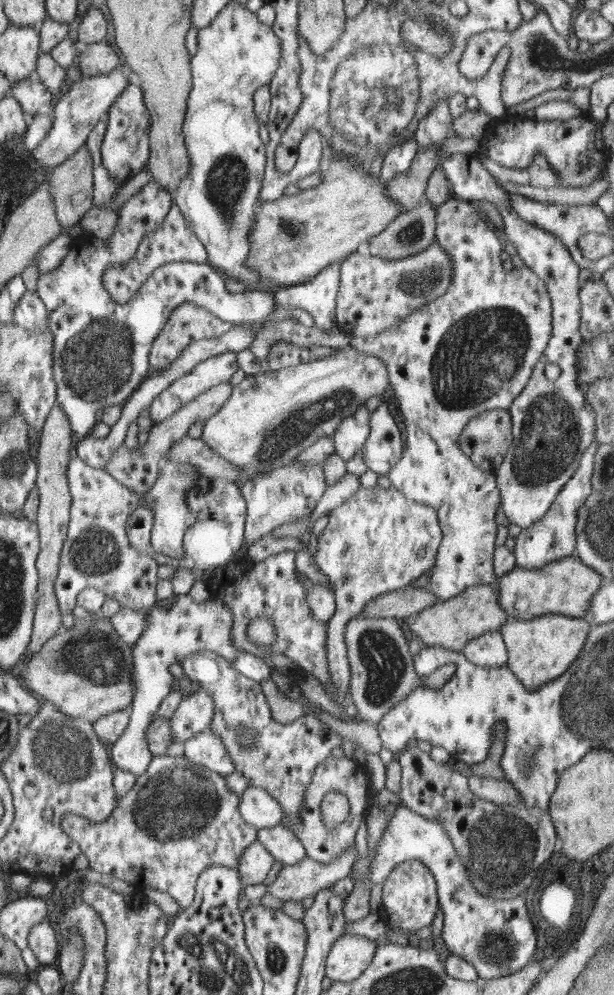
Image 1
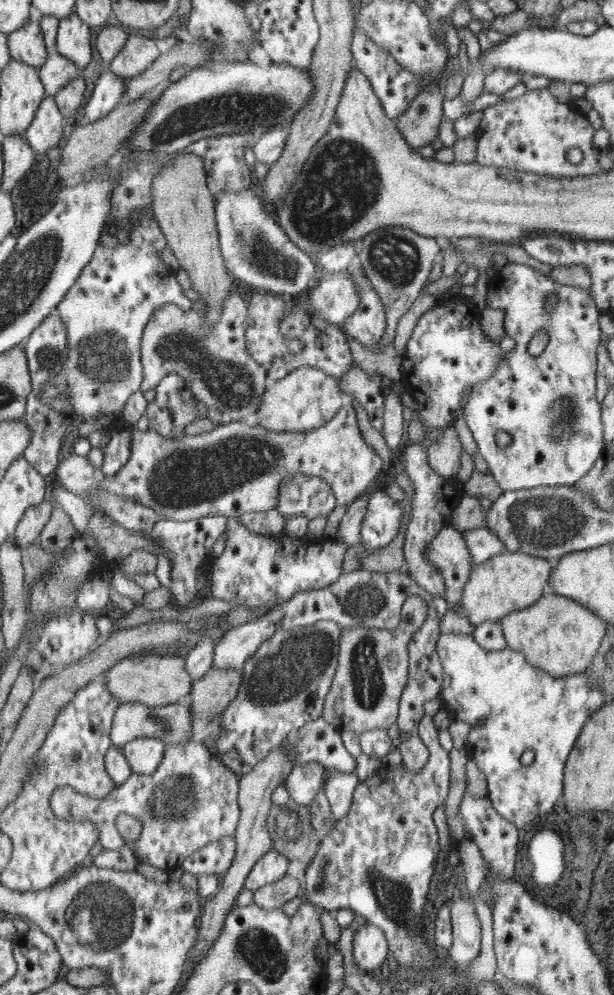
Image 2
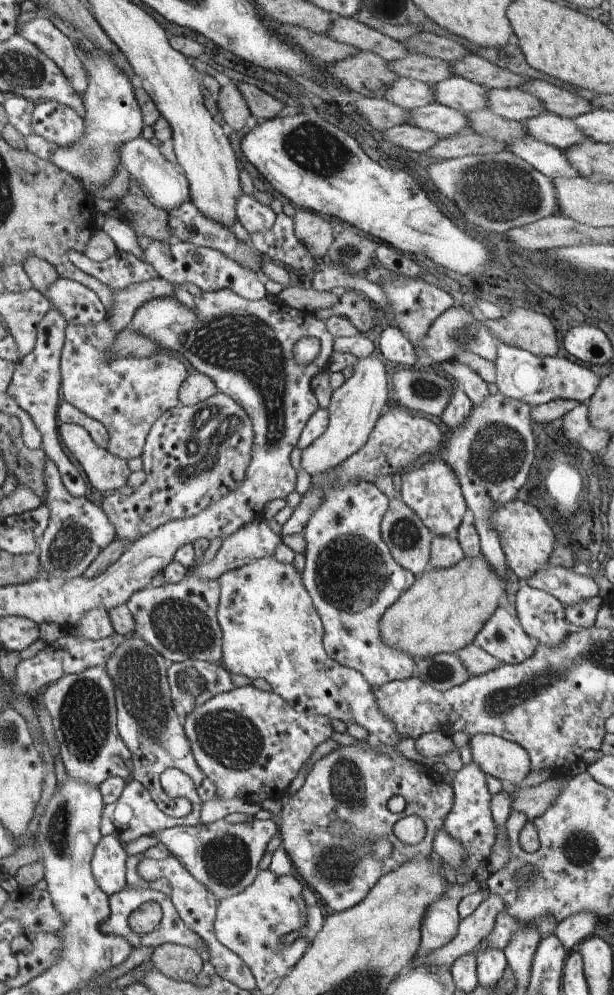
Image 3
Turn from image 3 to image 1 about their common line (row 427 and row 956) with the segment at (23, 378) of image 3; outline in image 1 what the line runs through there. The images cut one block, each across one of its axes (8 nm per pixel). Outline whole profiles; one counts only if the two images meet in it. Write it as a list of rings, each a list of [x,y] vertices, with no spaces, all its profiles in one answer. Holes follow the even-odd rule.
[[[47,919],[32,927],[28,935],[28,947],[32,948],[42,966],[56,965],[59,958],[58,938]]]

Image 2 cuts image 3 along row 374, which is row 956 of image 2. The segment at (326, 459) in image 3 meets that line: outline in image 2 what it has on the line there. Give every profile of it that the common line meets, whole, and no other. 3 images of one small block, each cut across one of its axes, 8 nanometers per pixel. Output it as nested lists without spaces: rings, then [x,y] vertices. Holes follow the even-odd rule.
[[[368,922],[358,928],[353,938],[353,961],[357,966],[370,974],[380,968],[389,955],[385,932]]]

